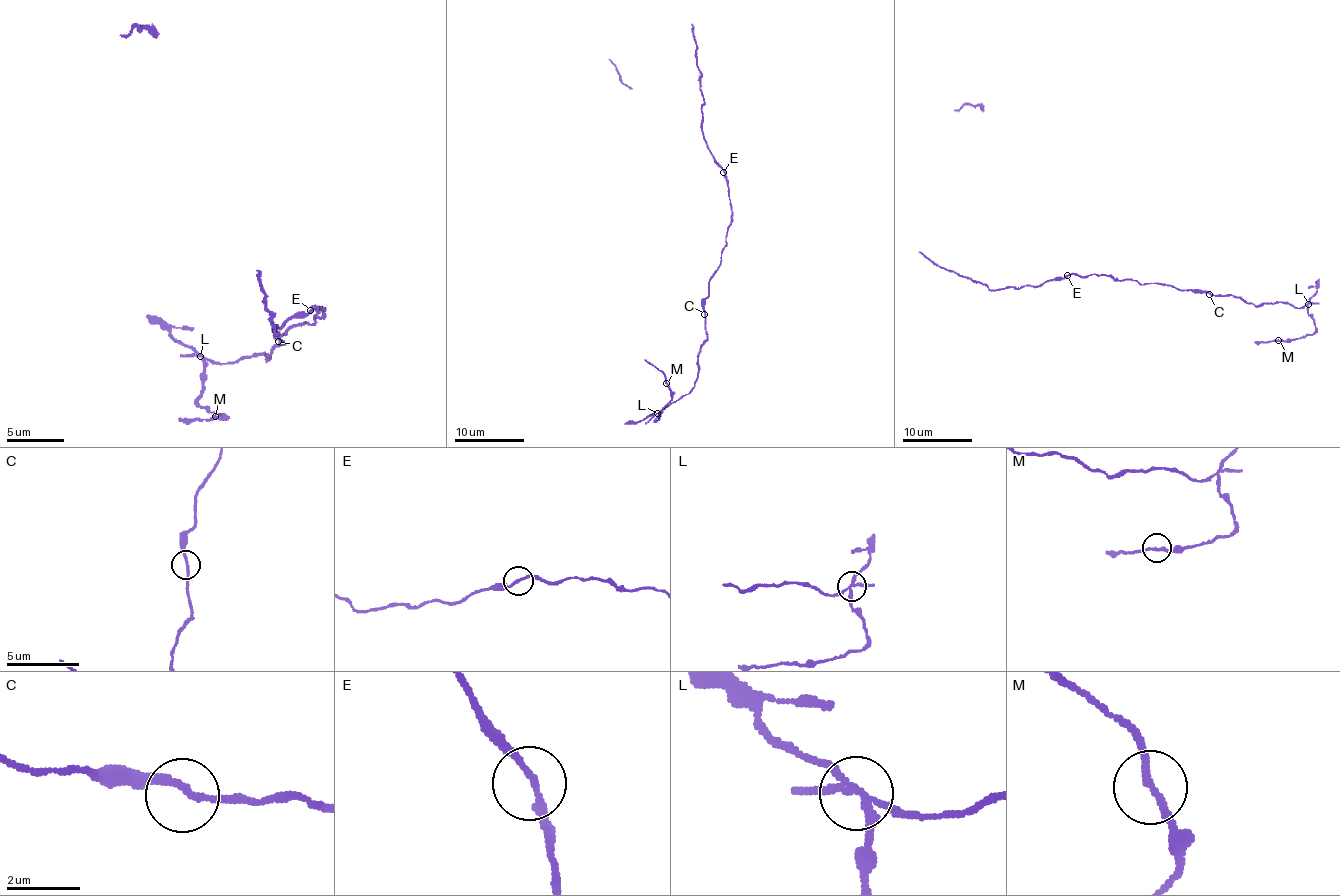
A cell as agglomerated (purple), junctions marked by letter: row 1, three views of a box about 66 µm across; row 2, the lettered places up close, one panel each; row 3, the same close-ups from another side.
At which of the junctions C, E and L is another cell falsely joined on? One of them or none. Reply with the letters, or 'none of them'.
L

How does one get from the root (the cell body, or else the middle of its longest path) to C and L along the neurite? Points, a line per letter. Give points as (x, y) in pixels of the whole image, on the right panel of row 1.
C: (1076, 274), (1112, 275), (1119, 281), (1131, 279), (1140, 284), (1160, 282), (1176, 289), (1209, 294)
L: (1076, 274), (1231, 294), (1256, 305), (1287, 301), (1301, 308), (1308, 303)

